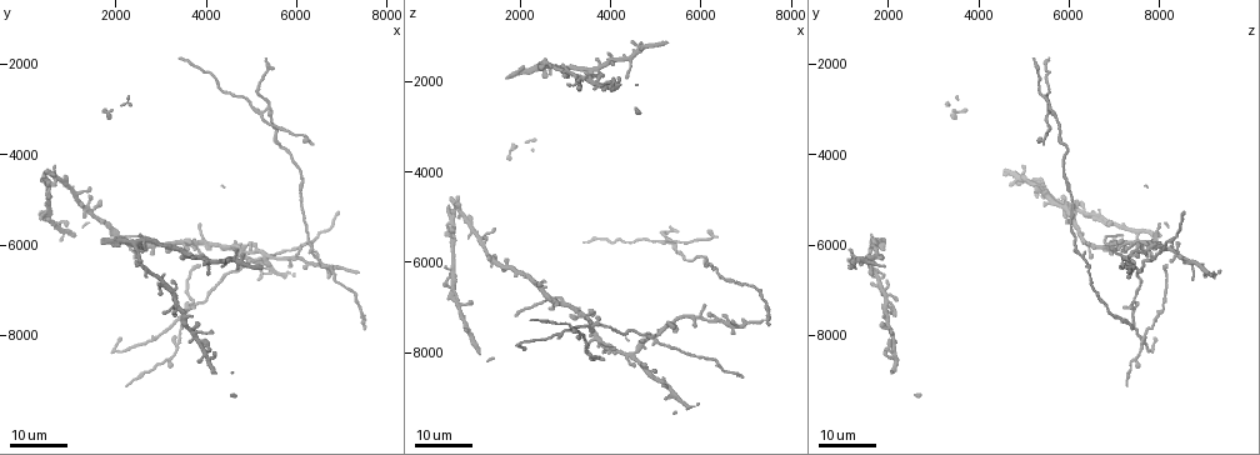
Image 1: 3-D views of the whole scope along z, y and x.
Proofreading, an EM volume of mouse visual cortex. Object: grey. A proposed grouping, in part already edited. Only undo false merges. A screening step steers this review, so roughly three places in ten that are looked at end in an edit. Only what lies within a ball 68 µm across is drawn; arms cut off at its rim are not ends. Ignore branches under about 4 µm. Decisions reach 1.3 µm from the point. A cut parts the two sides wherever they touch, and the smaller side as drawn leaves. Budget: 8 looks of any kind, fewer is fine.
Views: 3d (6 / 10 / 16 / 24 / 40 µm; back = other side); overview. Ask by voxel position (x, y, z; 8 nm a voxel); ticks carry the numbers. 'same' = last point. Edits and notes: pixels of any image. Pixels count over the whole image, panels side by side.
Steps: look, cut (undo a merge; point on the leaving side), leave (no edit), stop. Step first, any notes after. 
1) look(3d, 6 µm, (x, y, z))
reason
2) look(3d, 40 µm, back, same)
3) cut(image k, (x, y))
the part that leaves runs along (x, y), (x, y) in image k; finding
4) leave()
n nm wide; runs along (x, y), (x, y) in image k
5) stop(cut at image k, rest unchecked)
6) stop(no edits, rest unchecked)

look(3d, 24 µm, (3300, 7400, 2000))
thin arm on a thick one

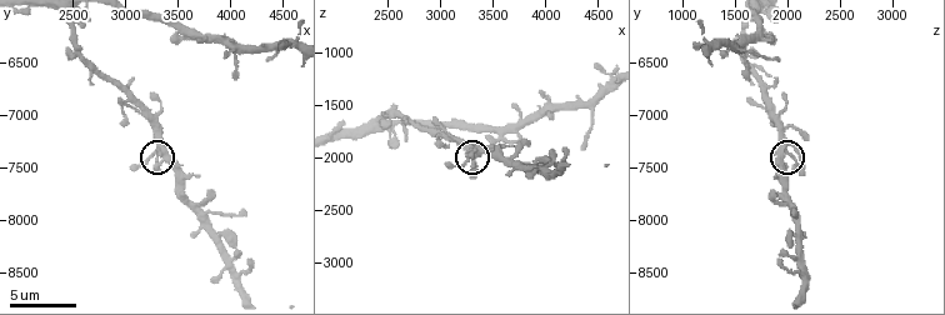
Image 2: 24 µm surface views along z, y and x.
look(3d, 10 µm, same)

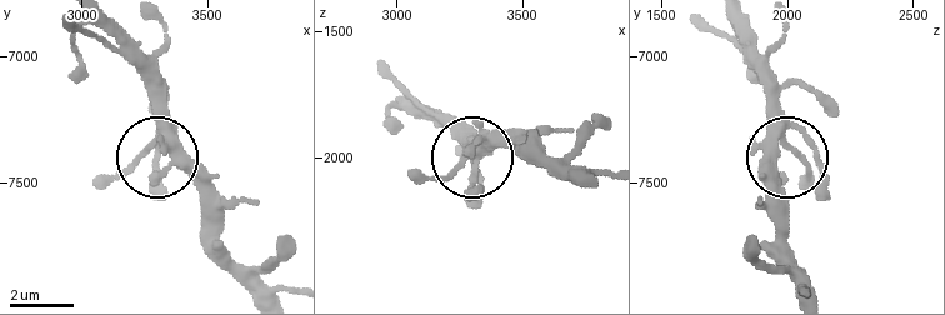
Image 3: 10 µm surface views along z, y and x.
leave()
runs along (90, 20), (131, 60), (155, 118), (153, 146), (101, 188) in image 3; all the same neuron

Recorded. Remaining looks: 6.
look(3d, 16 µm, (3400, 8200, 7650))
three arms meet

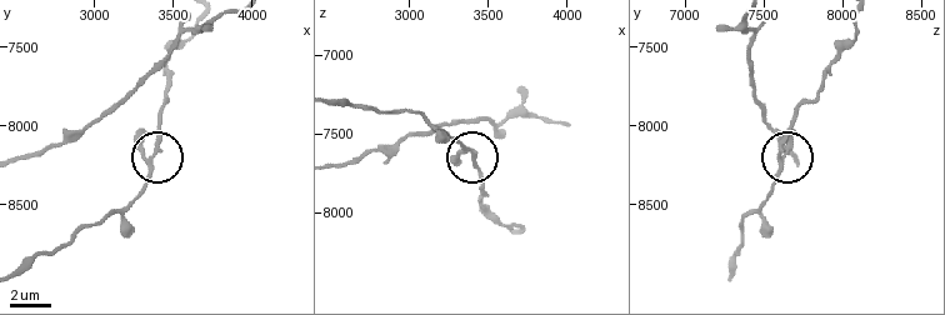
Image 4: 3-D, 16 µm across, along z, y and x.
look(3d, 10 µm, (3340, 8220, 7620))

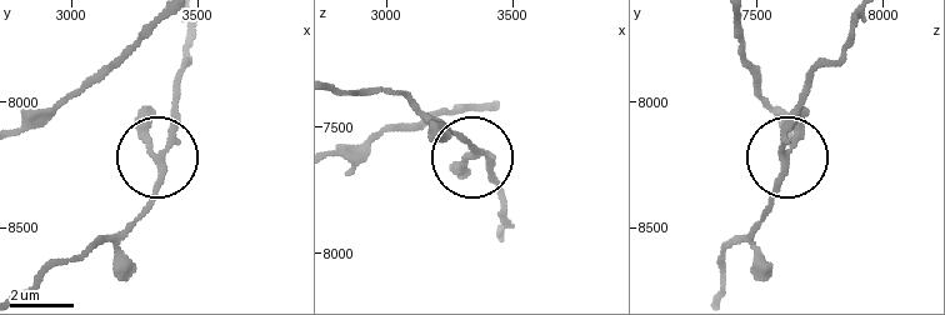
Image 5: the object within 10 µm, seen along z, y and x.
leave()
all the same neuron

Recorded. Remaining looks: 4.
look(3d, 24 µm, (3600, 7450, 7450))
three-way junction

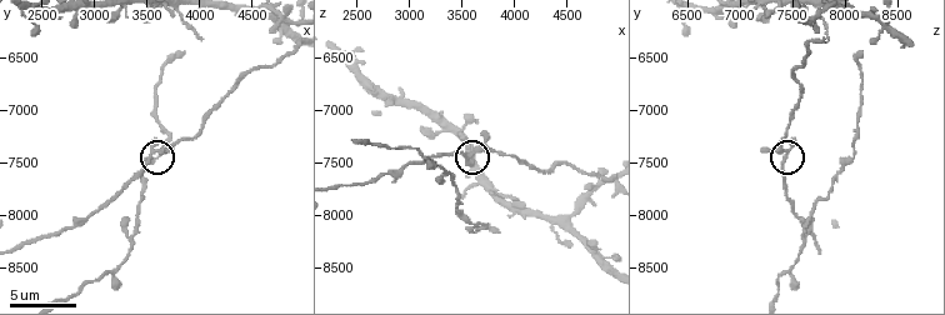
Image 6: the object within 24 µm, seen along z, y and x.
look(3d, 10 µm, (3540, 7380, 7440))
closer look

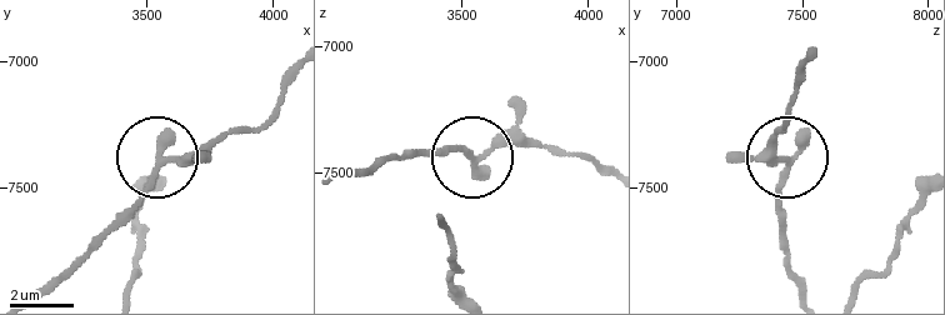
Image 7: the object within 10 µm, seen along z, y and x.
leave()
230 nm wide; runs along (609, 174), (530, 144), (498, 144), (474, 160), (413, 151) in image 7; continuous, no second neuron

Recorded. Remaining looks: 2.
look(3d, 24 µm, (4500, 6000, 8050))
three-way junction

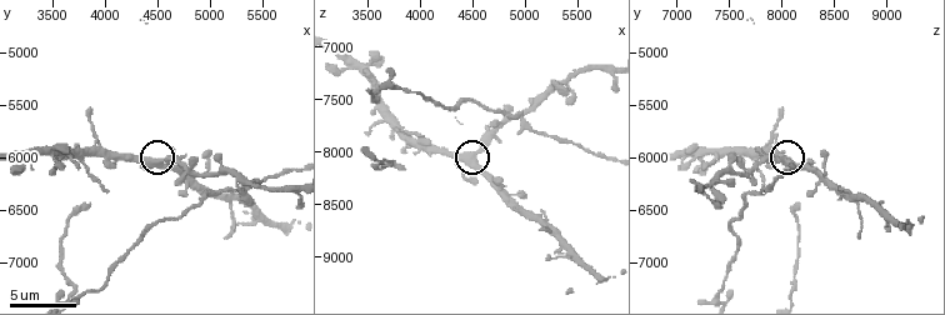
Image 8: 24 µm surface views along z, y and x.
look(3d, 6 µm, (4520, 6020, 8020))

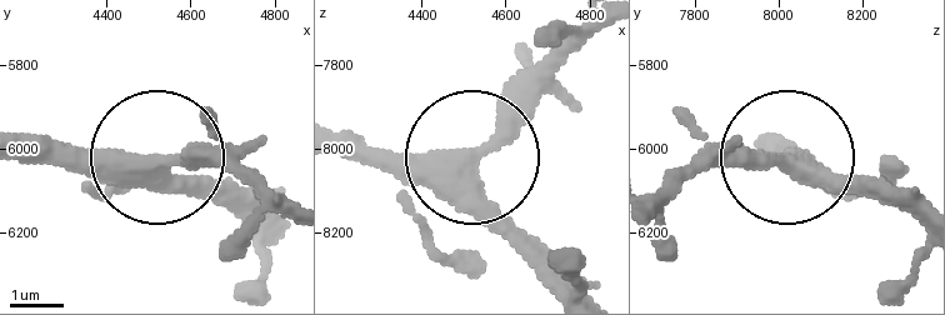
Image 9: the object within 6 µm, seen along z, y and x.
leave()
side arm 18 µm; runs along (764, 133), (790, 160), (906, 186) in image 9; continuous, no second neuron

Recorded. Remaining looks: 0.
stop(no edits, rest unchecked)

